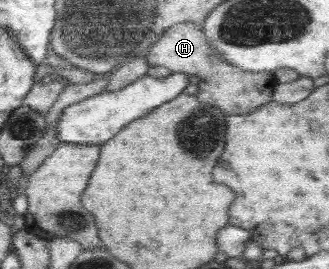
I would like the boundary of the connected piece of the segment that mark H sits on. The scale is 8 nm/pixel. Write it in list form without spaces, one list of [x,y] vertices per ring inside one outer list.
[[[179,23],[169,27],[147,50],[145,57],[149,67],[165,67],[172,73],[179,72],[201,78],[197,98],[201,102],[217,106],[226,116],[245,115],[271,102],[271,94],[278,83],[269,71],[240,71],[224,63],[206,41],[202,25]]]

